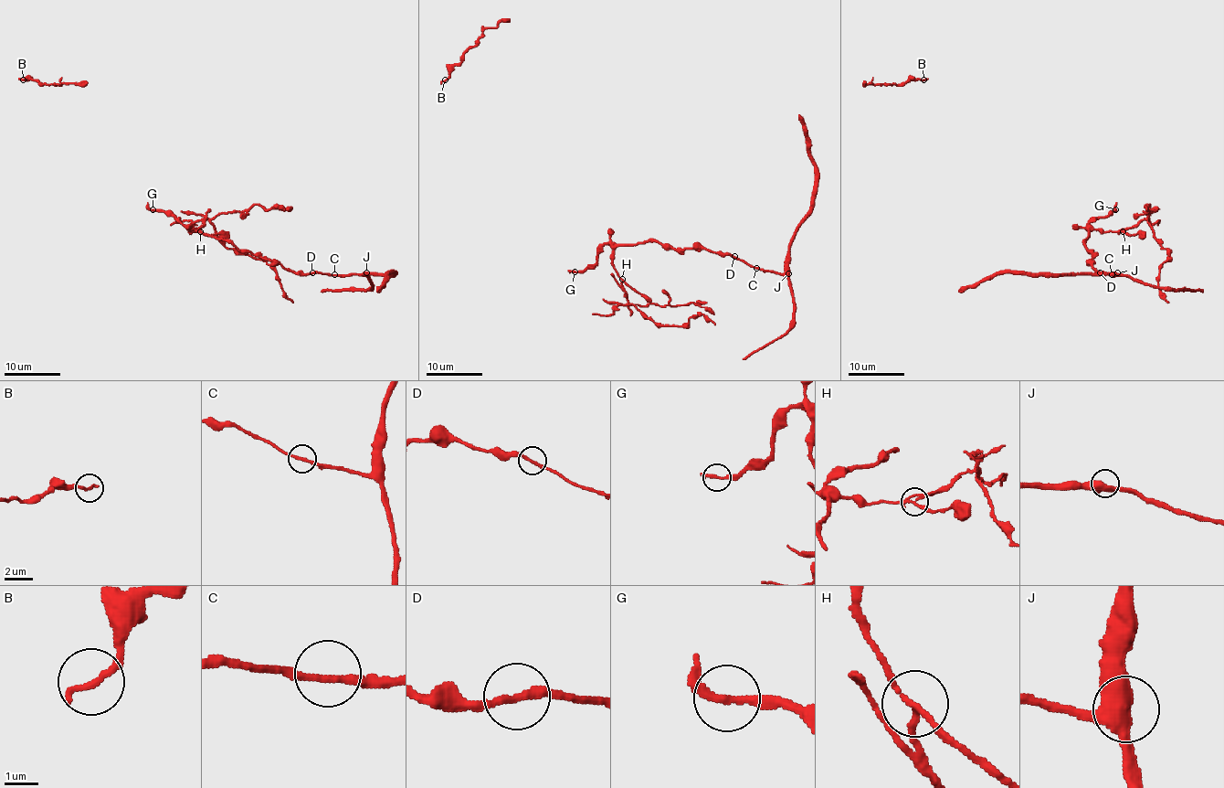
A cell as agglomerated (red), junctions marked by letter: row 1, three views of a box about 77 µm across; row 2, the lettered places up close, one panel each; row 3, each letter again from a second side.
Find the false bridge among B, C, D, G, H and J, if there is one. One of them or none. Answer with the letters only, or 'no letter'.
H

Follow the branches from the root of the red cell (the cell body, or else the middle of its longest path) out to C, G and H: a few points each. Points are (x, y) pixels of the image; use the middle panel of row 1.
C: (600, 250), (606, 244), (659, 241), (674, 248), (706, 250), (733, 255), (756, 268)
G: (600, 250), (593, 265), (575, 271)
H: (600, 250), (606, 244), (612, 248), (612, 265), (622, 279)

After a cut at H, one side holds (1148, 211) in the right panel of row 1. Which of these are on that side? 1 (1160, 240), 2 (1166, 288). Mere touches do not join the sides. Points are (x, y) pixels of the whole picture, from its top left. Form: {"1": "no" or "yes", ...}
{"1": "yes", "2": "no"}

